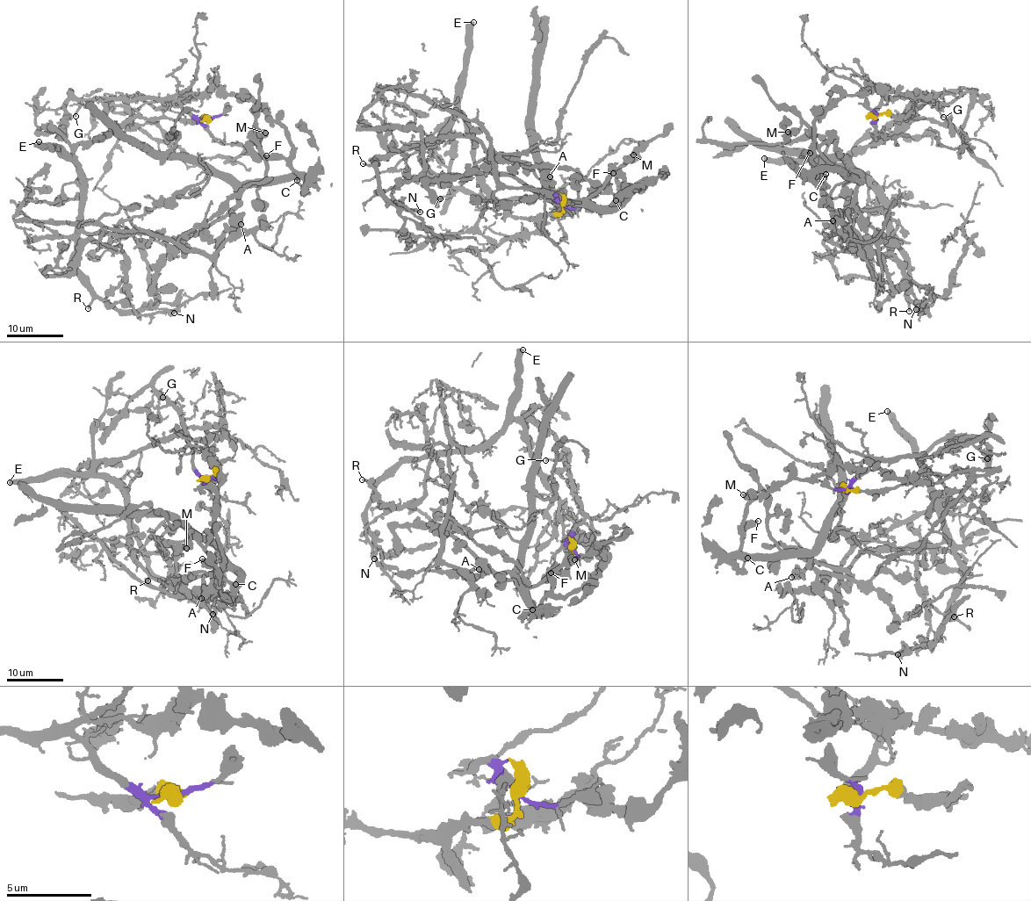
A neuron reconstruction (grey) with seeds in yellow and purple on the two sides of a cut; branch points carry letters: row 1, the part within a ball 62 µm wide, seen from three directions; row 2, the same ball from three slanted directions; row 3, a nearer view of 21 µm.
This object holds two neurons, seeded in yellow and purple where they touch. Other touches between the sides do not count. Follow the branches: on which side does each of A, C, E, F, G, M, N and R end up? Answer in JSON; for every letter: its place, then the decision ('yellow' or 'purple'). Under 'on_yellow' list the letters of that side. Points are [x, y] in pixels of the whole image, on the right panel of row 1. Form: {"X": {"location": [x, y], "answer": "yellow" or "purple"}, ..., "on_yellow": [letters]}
{"A": {"location": [832, 220], "answer": "purple"}, "C": {"location": [825, 174], "answer": "purple"}, "E": {"location": [764, 158], "answer": "yellow"}, "F": {"location": [810, 153], "answer": "purple"}, "G": {"location": [943, 117], "answer": "purple"}, "M": {"location": [788, 132], "answer": "purple"}, "N": {"location": [916, 309], "answer": "yellow"}, "R": {"location": [909, 311], "answer": "yellow"}, "on_yellow": ["E", "N", "R"]}

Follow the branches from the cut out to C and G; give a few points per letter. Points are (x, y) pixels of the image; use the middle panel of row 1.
C: (562, 205), (550, 197), (565, 209), (583, 205), (609, 208), (638, 186), (624, 186), (616, 201)
G: (562, 205), (551, 194), (493, 200), (457, 191), (440, 198)

